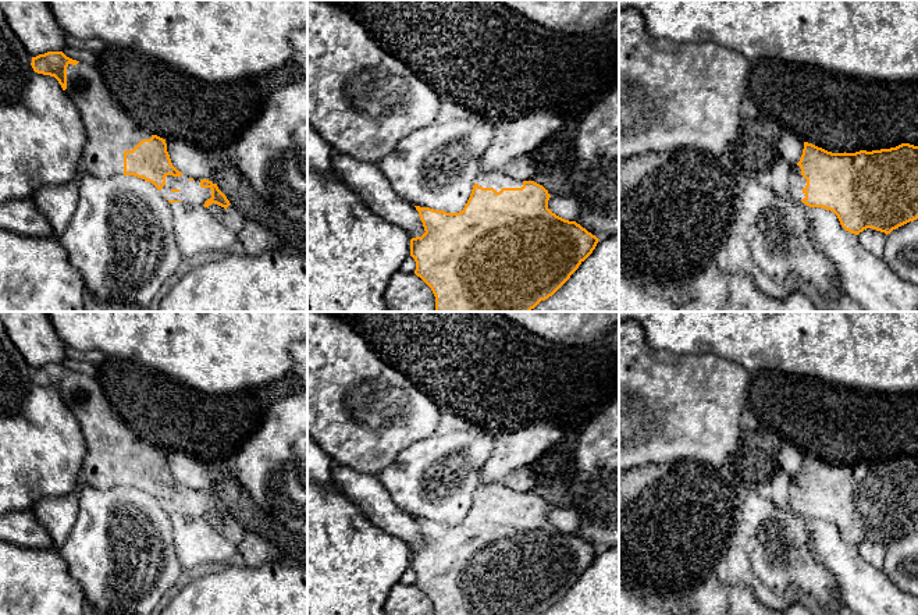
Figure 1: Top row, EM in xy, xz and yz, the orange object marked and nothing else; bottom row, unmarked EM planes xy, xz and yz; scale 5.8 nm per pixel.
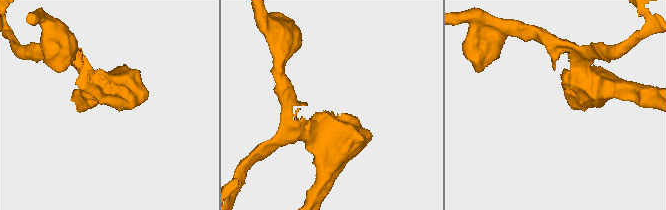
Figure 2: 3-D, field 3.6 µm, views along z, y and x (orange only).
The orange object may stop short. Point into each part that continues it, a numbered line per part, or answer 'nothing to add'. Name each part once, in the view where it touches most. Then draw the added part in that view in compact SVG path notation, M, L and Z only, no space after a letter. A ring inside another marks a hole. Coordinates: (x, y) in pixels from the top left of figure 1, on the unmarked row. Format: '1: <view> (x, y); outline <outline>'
1: xz (486, 491); outline M481 483L476 491L474 495L483 500L494 500L497 504L499 504L502 500L522 500L523 493L517 493L509 487L505 486L490 486Z

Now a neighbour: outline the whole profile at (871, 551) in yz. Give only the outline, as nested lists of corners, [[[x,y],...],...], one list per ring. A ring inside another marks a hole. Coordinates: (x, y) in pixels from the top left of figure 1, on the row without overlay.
[[[867,540],[858,545],[858,554],[869,565],[878,569],[883,569],[883,561],[885,561],[885,554],[886,554],[885,544]]]

